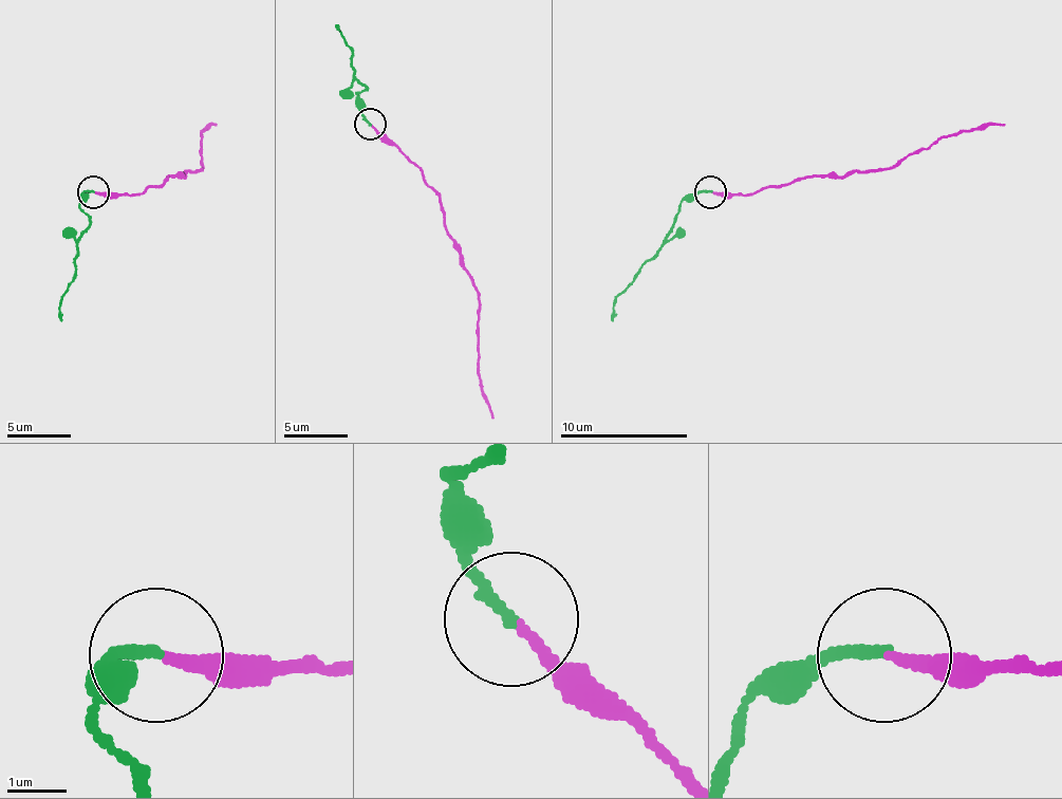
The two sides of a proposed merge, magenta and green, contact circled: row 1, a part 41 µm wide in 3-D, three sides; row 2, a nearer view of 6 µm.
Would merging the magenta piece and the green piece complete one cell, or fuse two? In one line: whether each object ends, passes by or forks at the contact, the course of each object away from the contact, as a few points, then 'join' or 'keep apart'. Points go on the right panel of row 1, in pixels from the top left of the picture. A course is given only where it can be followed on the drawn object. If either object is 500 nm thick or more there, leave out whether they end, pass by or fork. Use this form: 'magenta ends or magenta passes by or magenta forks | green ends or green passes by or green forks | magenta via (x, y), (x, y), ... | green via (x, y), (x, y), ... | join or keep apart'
magenta ends | green ends | magenta via (710, 192), (755, 192), (802, 177), (898, 167), (939, 138), (1004, 123) | green via (710, 192), (681, 202), (674, 228), (614, 304), (611, 320) | keep apart

